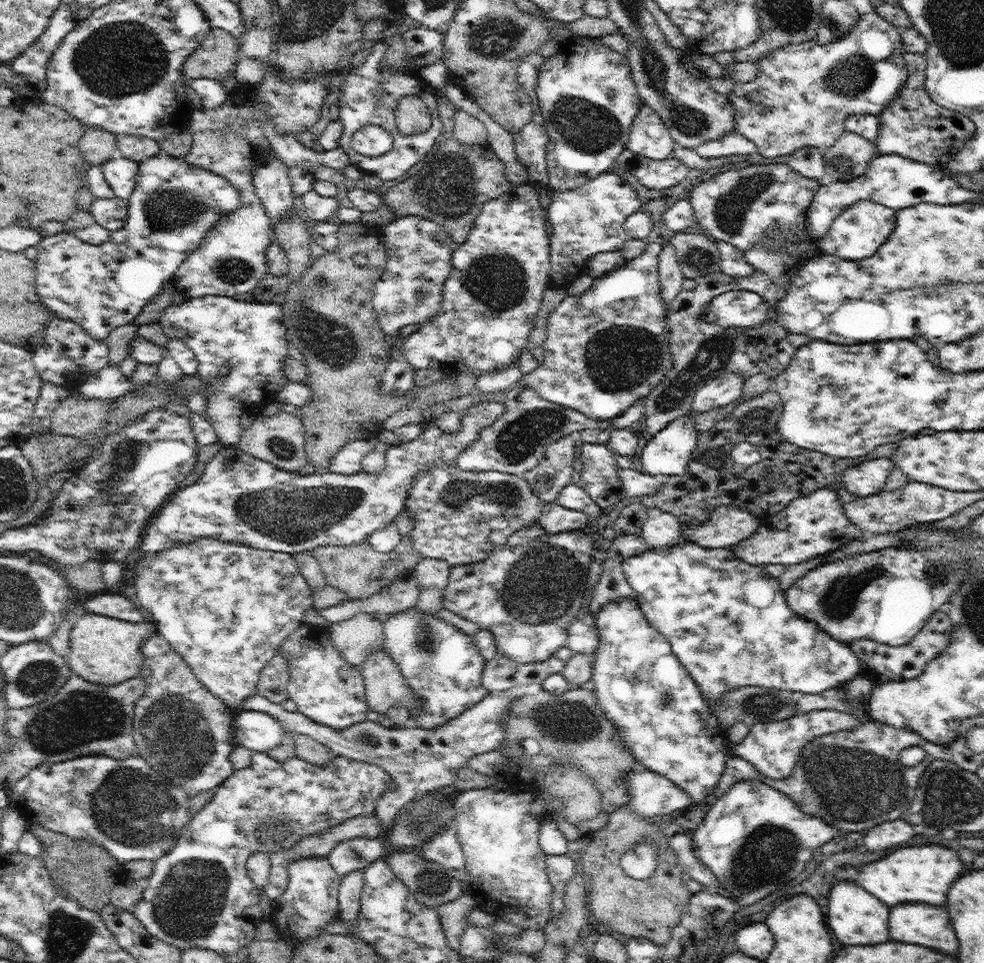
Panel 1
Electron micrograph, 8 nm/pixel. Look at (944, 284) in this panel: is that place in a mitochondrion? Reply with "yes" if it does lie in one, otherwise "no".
yes

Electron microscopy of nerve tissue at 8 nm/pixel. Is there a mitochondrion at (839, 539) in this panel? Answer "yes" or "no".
no

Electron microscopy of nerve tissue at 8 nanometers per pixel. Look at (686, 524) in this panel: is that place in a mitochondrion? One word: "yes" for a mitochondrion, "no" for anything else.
no

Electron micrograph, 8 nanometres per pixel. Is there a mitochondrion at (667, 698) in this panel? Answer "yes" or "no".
yes

